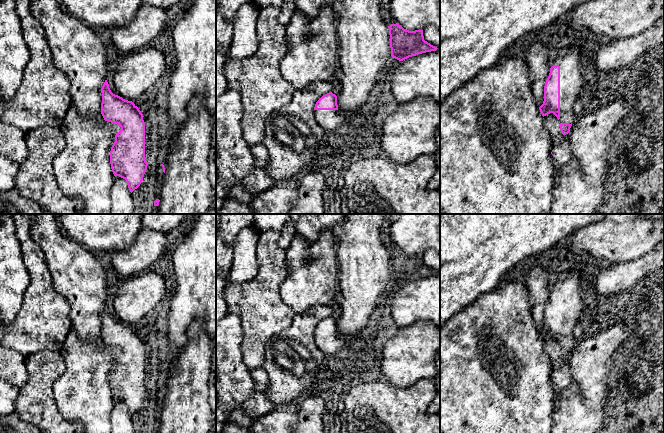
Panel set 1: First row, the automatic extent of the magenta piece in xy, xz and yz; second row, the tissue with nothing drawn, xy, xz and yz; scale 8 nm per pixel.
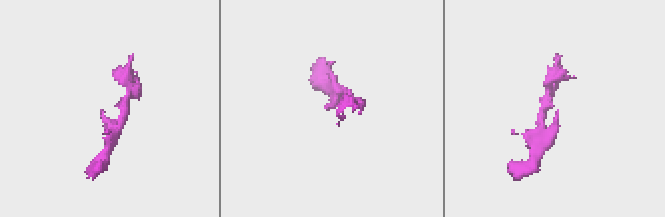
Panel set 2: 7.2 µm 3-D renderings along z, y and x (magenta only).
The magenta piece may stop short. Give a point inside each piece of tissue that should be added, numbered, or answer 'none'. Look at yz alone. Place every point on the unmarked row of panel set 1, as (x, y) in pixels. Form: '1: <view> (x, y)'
1: yz (568, 281)

